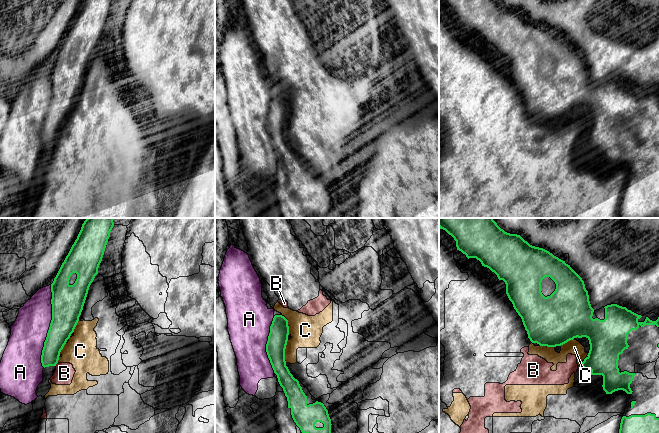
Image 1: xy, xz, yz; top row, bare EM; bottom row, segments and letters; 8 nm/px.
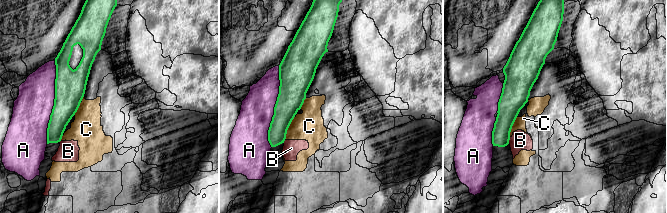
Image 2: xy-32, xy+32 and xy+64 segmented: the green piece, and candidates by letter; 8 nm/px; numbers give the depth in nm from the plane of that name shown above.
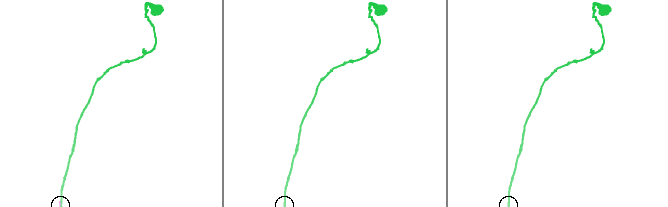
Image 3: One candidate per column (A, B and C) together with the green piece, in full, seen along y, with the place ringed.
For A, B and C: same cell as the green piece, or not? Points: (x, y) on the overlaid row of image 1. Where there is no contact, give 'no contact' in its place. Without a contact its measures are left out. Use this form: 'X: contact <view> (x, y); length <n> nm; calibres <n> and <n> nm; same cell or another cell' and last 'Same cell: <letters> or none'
A: contact xy (50, 326); length 650 nm; calibres 260 and 280 nm; another cell
B: contact xy (56, 363); length 40 nm; calibres 180 and 160 nm; another cell
C: contact xz (284, 351); length 190 nm; calibres 160 and 240 nm; another cell
Same cell: none

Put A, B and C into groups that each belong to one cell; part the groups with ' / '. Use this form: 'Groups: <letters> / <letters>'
Groups: A / B C

